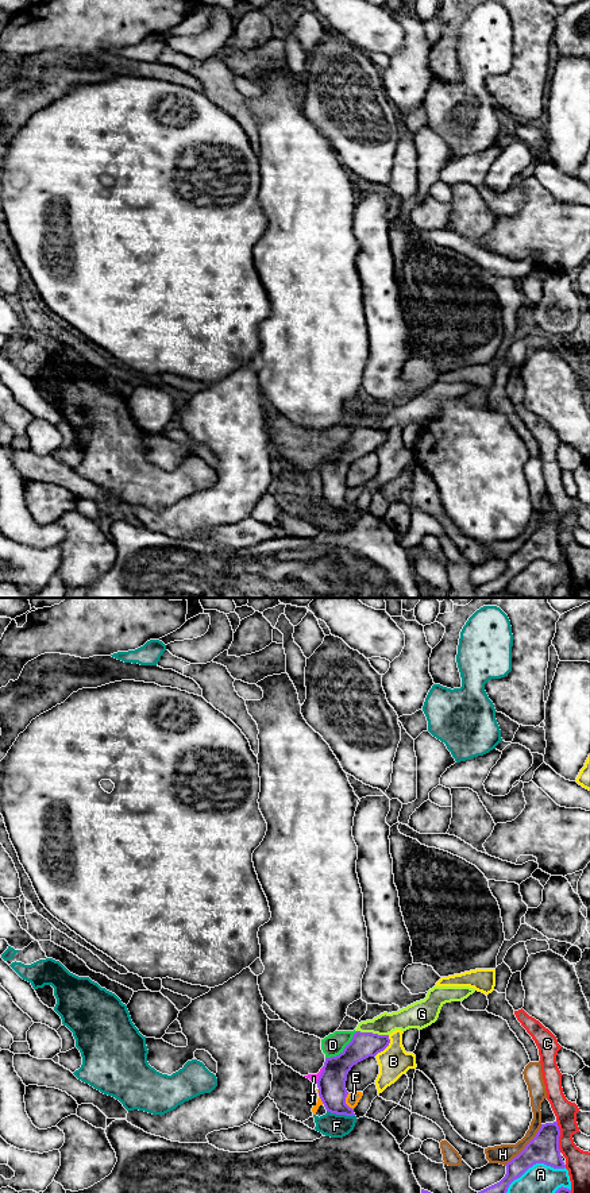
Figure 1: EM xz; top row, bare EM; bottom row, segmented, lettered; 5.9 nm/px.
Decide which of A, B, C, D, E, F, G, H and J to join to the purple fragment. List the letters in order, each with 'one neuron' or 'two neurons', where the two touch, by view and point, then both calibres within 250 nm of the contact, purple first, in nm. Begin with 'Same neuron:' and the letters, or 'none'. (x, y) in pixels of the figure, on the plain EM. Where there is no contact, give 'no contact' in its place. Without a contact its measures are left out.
Same neuron: none
A: two neurons; meets purple in xz at (532, 560); 180 nm thick on the purple side, 220 nm on the other
B: two neurons; meets purple in xz at (385, 443); 160 nm thick on the purple side, 180 nm on the other
C: two neurons; meets purple in xz at (559, 531); 180 nm thick on the purple side, 140 nm on the other
D: two neurons; meets purple in xz at (344, 444); 170 nm thick on the purple side, 130 nm on the other
E: two neurons; meets purple in xz at (344, 497); 170 nm thick on the purple side, 80 nm on the other
F: two neurons; meets purple in xz at (340, 509); 170 nm thick on the purple side, 140 nm on the other
G: two neurons; meets purple in xz at (371, 428); 160 nm thick on the purple side, 130 nm on the other
H: two neurons; meets purple in xz at (525, 541); 180 nm thick on the purple side, 120 nm on the other
J: two neurons; meets purple in xz at (320, 471); 170 nm thick on the purple side, 50 nm on the other

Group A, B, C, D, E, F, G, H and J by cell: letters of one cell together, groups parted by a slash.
A / B / C / D G J / E / F / H

